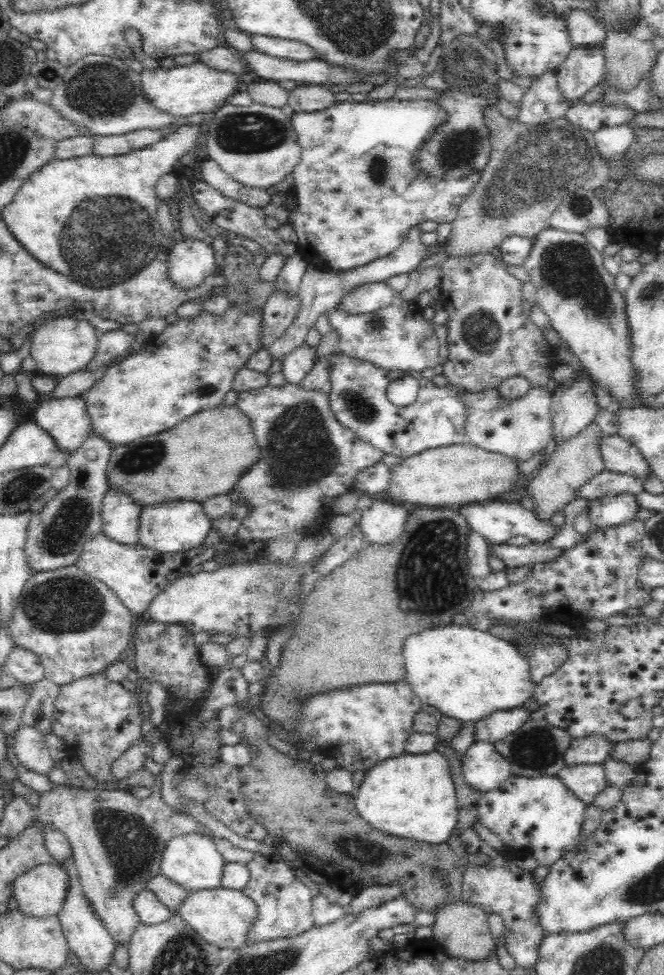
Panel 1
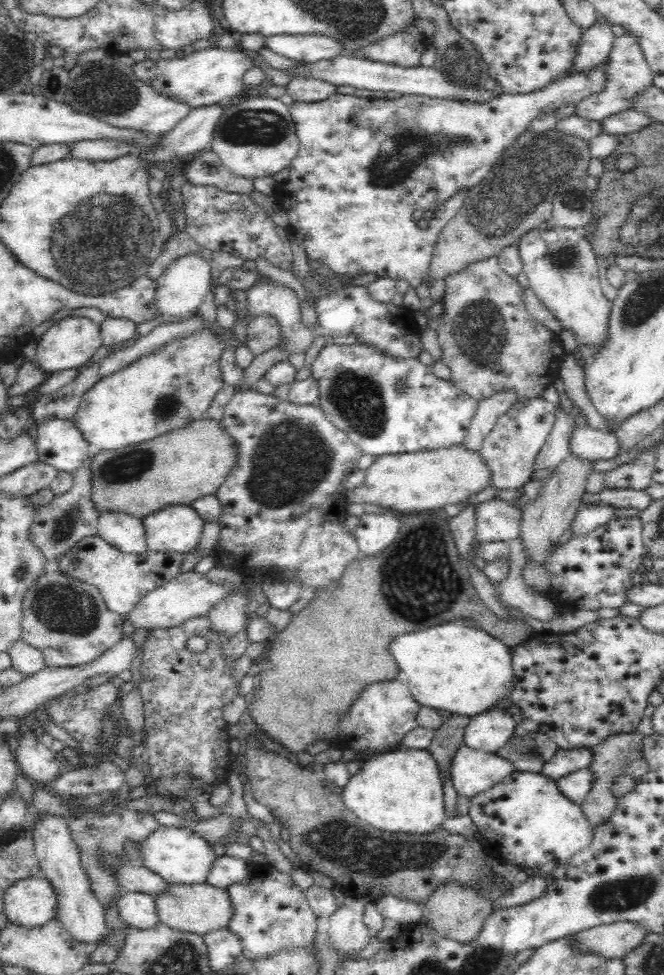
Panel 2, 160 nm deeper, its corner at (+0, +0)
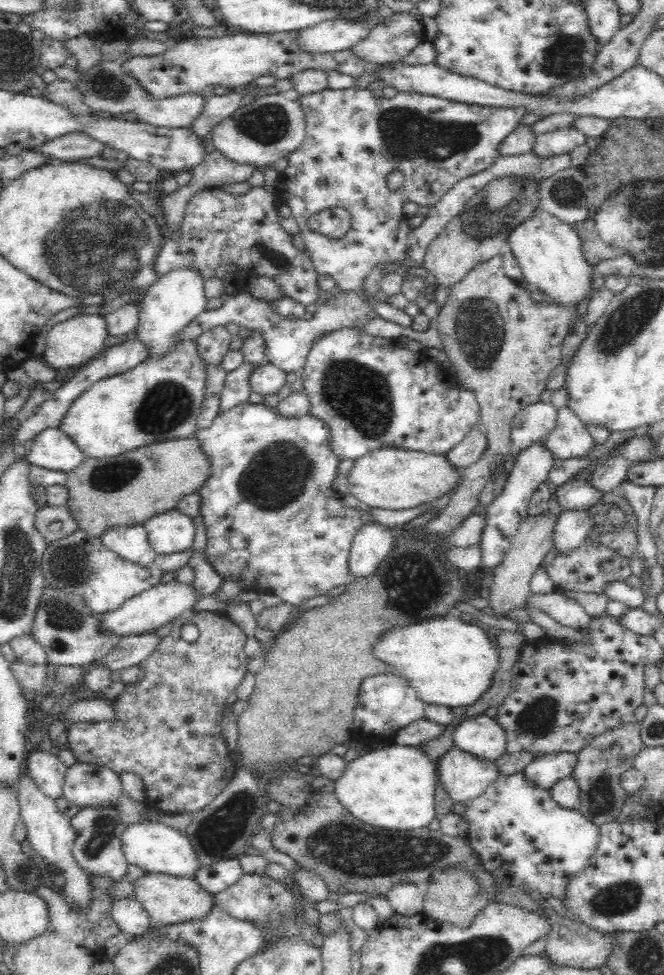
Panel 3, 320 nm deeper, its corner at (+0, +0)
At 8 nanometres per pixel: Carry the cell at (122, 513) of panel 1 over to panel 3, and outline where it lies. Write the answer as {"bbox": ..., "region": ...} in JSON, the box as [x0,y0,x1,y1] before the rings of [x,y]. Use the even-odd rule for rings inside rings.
{"bbox":[100,525,155,567],"region":[[[143,525],[118,526],[108,529],[100,536],[102,544],[120,558],[142,567],[150,566],[155,560],[155,550],[149,543]]]}

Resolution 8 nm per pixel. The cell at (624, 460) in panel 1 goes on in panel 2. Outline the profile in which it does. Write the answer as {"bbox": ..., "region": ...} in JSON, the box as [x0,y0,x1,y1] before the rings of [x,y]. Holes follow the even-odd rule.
{"bbox":[568,425,618,460],"region":[[[576,425],[568,438],[570,455],[588,460],[610,460],[618,454],[618,439],[614,432],[604,433],[588,427]]]}

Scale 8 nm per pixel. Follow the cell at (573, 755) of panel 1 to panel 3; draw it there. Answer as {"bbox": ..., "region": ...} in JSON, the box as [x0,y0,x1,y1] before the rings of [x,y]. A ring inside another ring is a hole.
{"bbox":[523,752,577,790],"region":[[[572,752],[538,755],[523,769],[526,780],[537,788],[549,790],[575,768],[577,757]]]}

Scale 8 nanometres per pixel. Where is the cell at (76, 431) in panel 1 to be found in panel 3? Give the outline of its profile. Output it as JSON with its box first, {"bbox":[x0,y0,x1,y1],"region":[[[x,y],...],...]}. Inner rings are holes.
{"bbox":[27,427,85,472],"region":[[[58,427],[42,429],[33,439],[27,459],[44,469],[70,472],[85,458],[78,445]]]}

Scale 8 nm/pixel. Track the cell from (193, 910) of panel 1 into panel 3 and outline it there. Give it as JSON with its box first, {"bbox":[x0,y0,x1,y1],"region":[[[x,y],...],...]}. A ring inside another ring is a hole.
{"bbox":[132,873,214,925],"region":[[[145,873],[133,884],[132,895],[144,907],[153,925],[178,924],[192,918],[202,918],[210,912],[214,896],[204,891],[193,877],[172,876],[164,873]]]}

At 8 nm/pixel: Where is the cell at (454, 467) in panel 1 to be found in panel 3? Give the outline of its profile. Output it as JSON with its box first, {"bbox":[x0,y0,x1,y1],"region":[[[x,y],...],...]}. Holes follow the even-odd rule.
{"bbox":[346,447,461,510],"region":[[[384,447],[356,458],[346,475],[347,492],[361,503],[370,508],[402,510],[434,501],[450,492],[460,482],[461,473],[446,461],[444,455]]]}

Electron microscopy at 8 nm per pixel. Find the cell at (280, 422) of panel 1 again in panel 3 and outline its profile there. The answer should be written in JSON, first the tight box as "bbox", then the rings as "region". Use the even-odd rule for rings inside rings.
{"bbox":[194,400,364,607],"region":[[[246,400],[217,415],[208,428],[197,429],[194,435],[200,443],[200,449],[210,459],[210,474],[208,474],[206,482],[196,490],[196,493],[200,495],[200,515],[206,528],[205,560],[222,580],[220,587],[212,594],[216,599],[230,604],[232,600],[236,600],[247,590],[255,587],[272,588],[273,594],[278,596],[281,602],[298,607],[309,598],[326,594],[334,586],[349,585],[353,581],[350,571],[348,571],[349,552],[356,533],[364,524],[359,509],[348,508],[344,505],[341,499],[342,493],[332,487],[332,480],[338,476],[337,470],[340,460],[330,451],[330,431],[324,421],[308,414],[296,418],[282,417],[276,407],[268,408],[268,406],[264,406],[263,402],[250,404]]]}

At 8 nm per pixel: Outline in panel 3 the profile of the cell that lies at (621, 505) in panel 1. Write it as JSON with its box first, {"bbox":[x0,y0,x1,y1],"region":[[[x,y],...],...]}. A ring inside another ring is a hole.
{"bbox":[552,509,596,553],"region":[[[586,509],[561,511],[552,534],[554,552],[565,553],[578,548],[586,539],[586,534],[595,526],[595,522],[596,519]]]}

